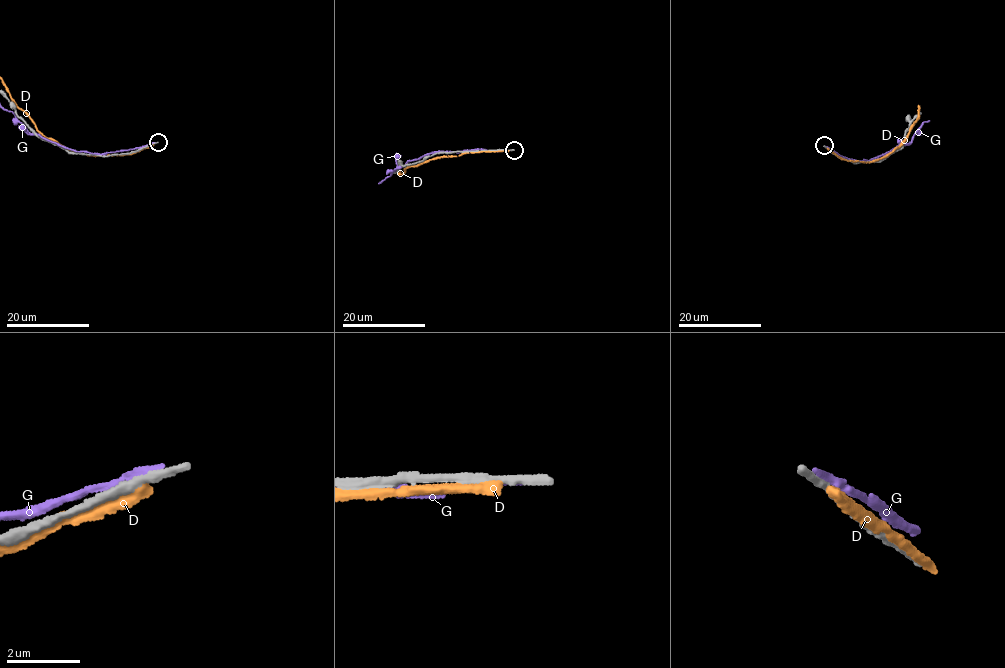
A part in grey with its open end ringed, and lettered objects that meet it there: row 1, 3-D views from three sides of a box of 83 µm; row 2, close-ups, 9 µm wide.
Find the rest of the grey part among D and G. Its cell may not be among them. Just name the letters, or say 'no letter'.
no letter

